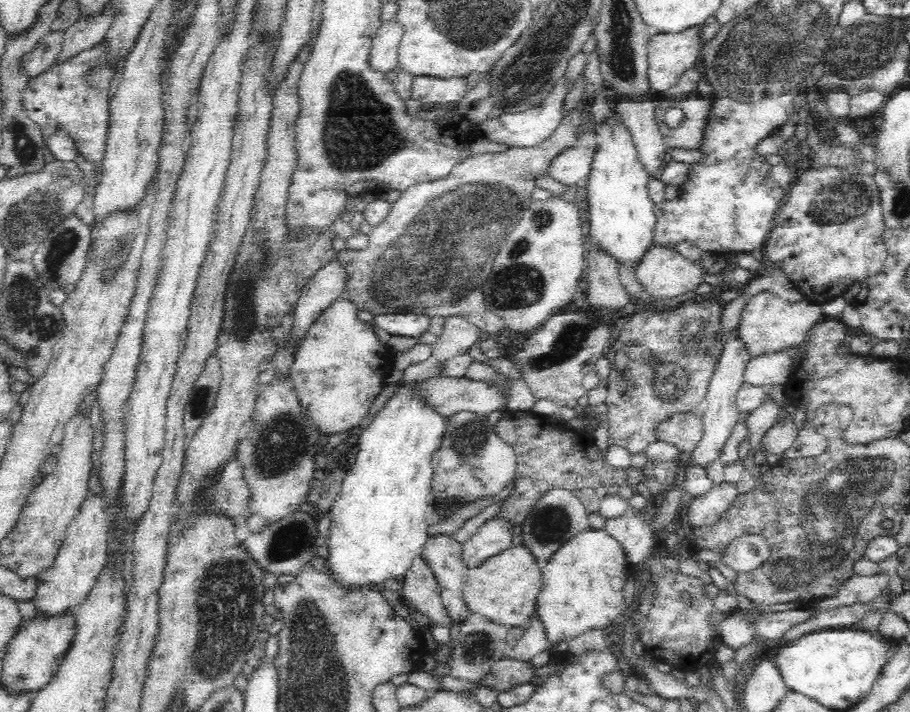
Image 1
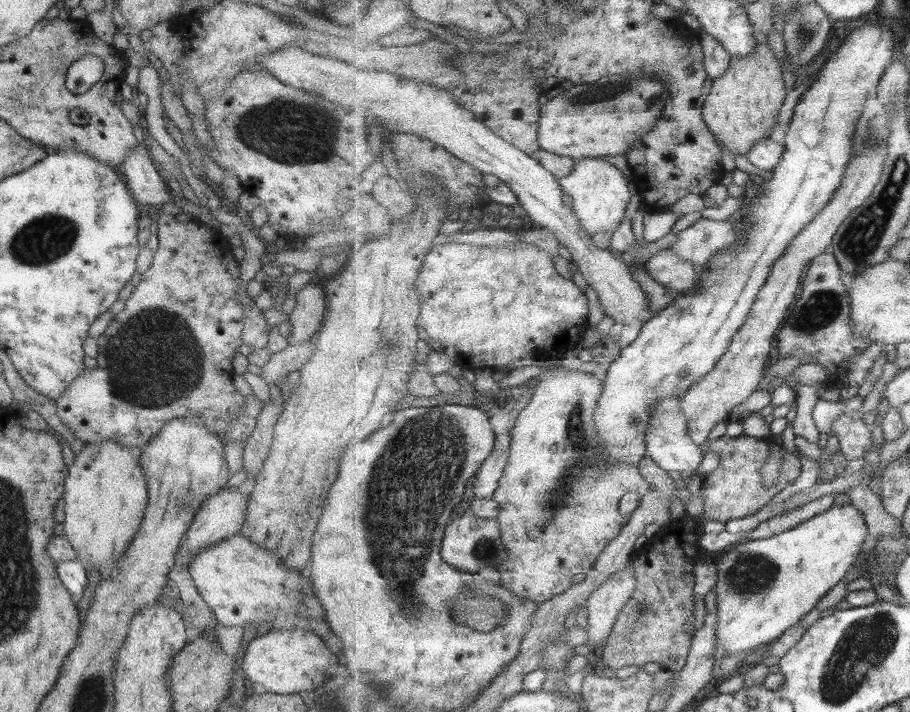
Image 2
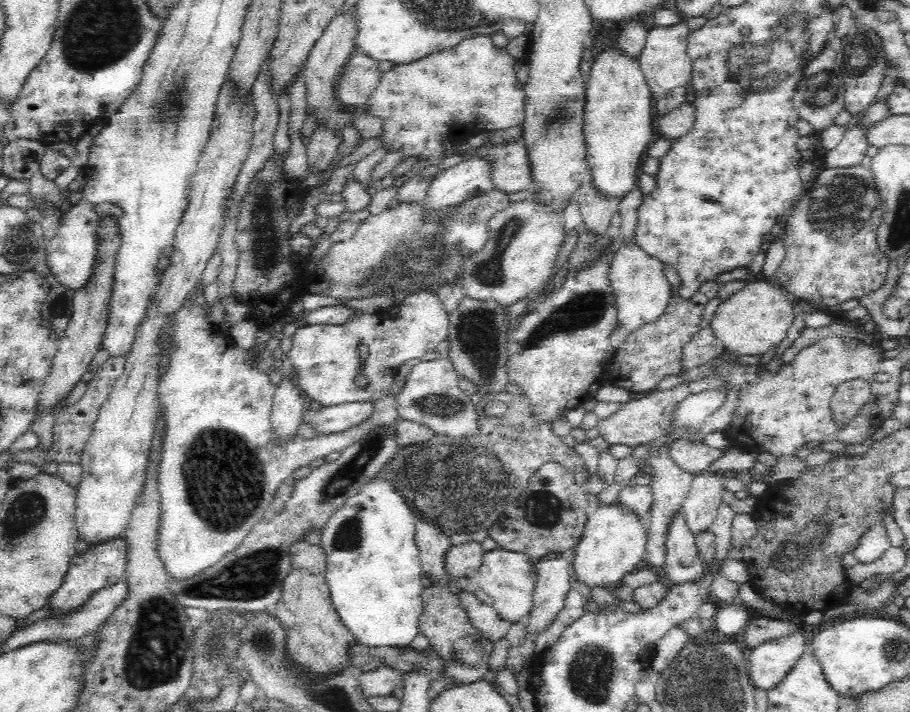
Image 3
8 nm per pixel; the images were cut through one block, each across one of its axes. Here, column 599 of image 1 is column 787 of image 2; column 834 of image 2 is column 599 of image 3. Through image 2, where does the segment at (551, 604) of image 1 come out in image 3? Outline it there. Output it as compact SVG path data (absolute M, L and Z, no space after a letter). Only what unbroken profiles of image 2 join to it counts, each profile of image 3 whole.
M599 505L595 511L588 513L583 535L574 546L574 558L569 563L571 575L576 582L590 589L612 590L620 586L624 575L636 570L640 560L645 558L645 531L645 526L620 505Z

